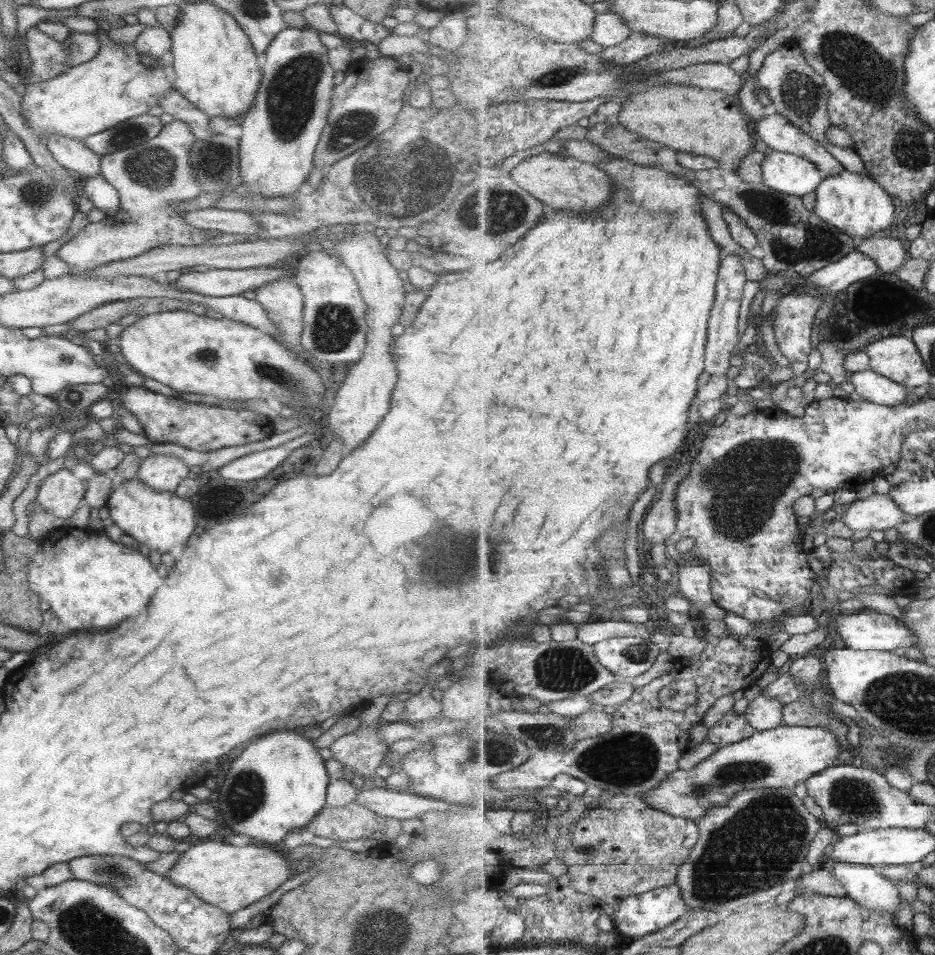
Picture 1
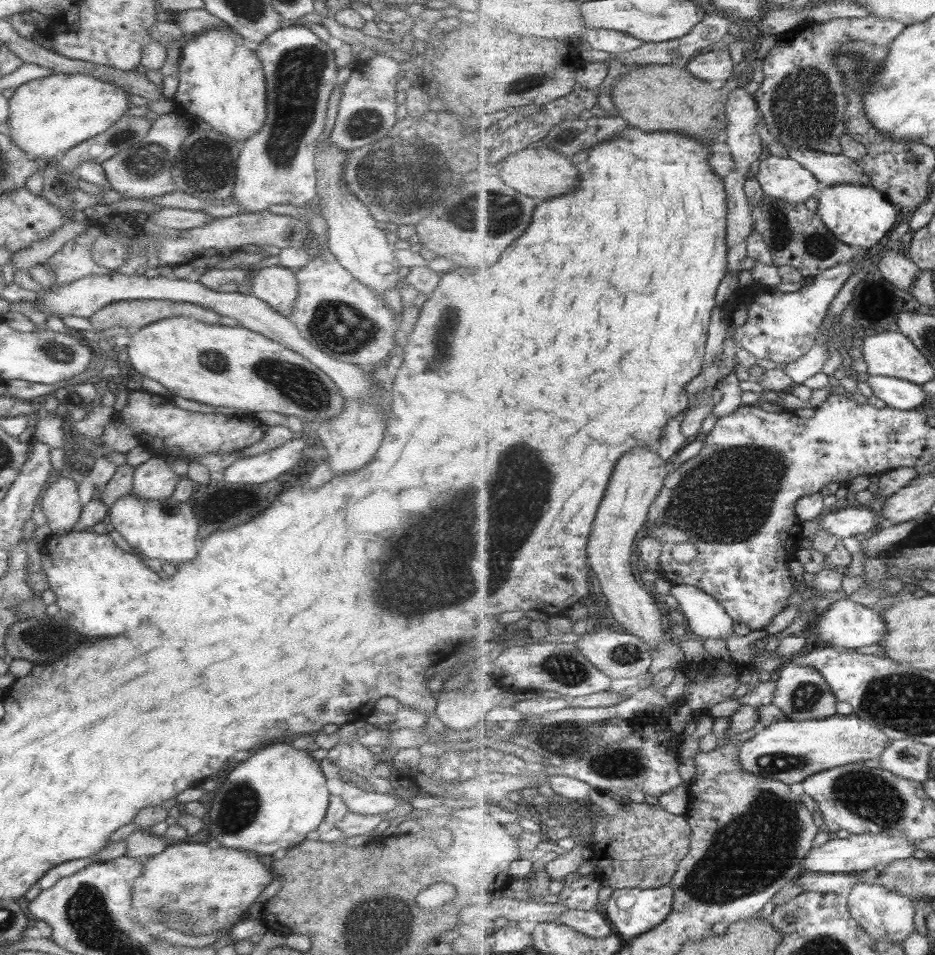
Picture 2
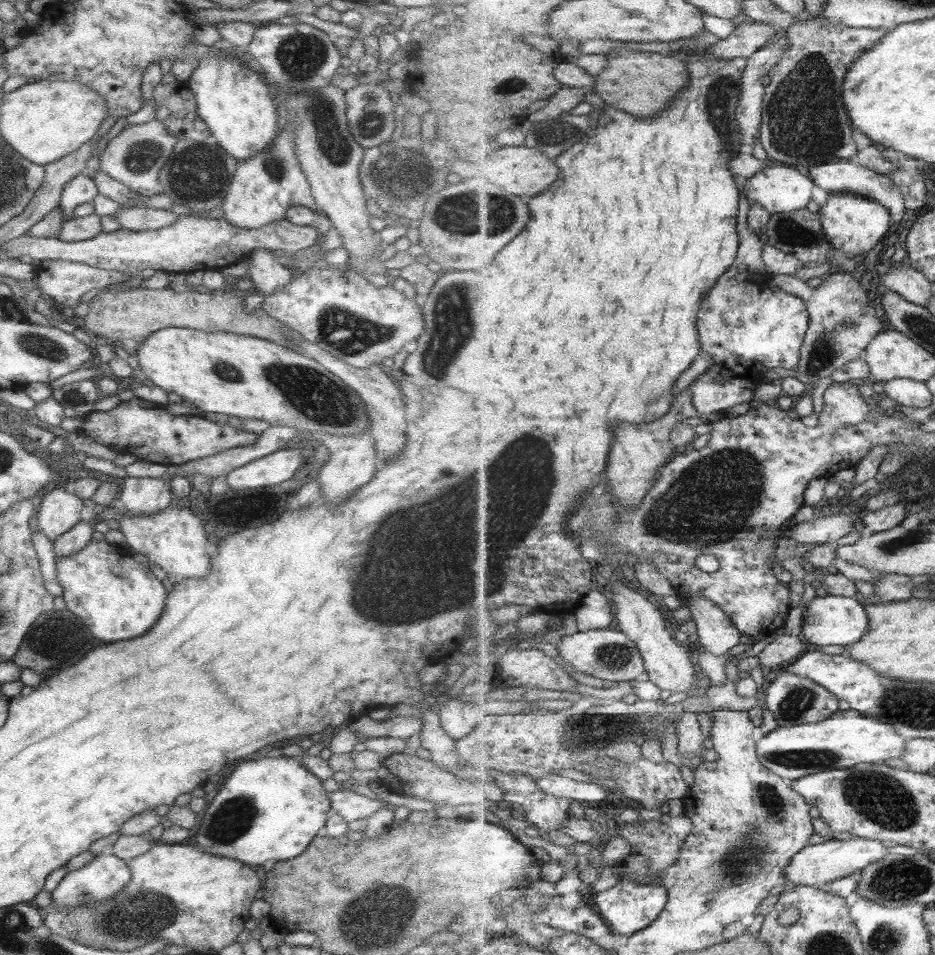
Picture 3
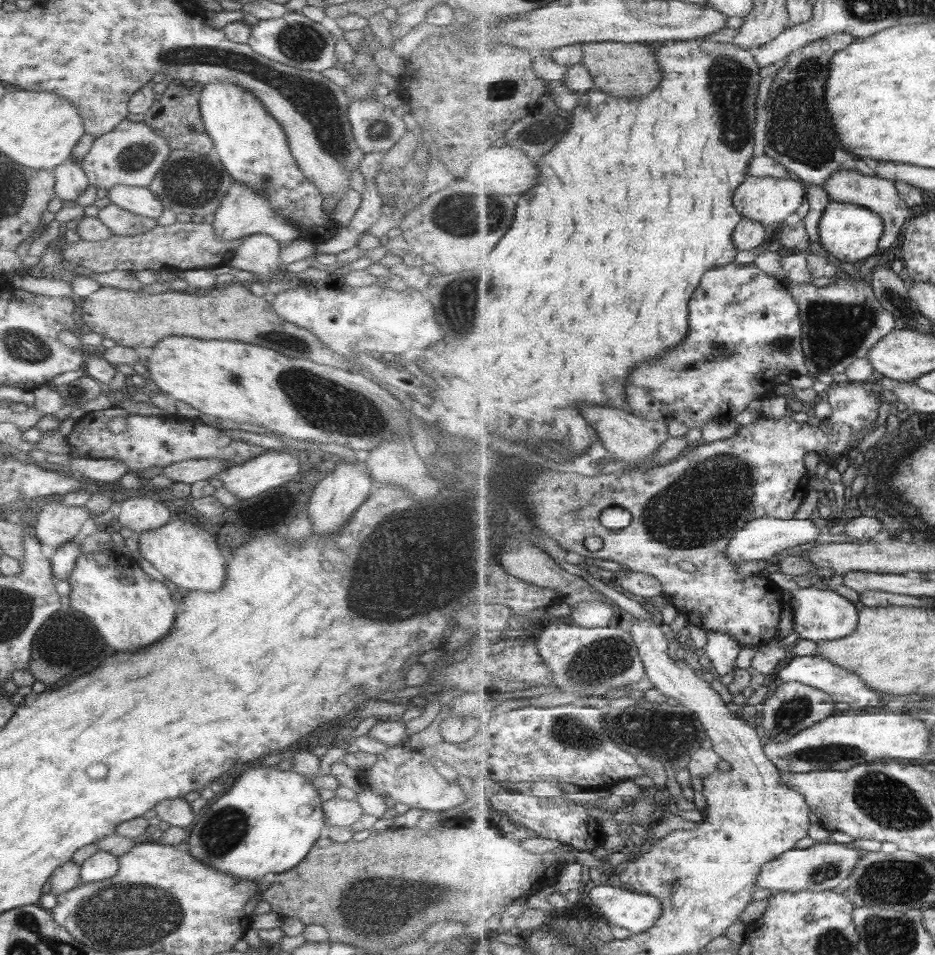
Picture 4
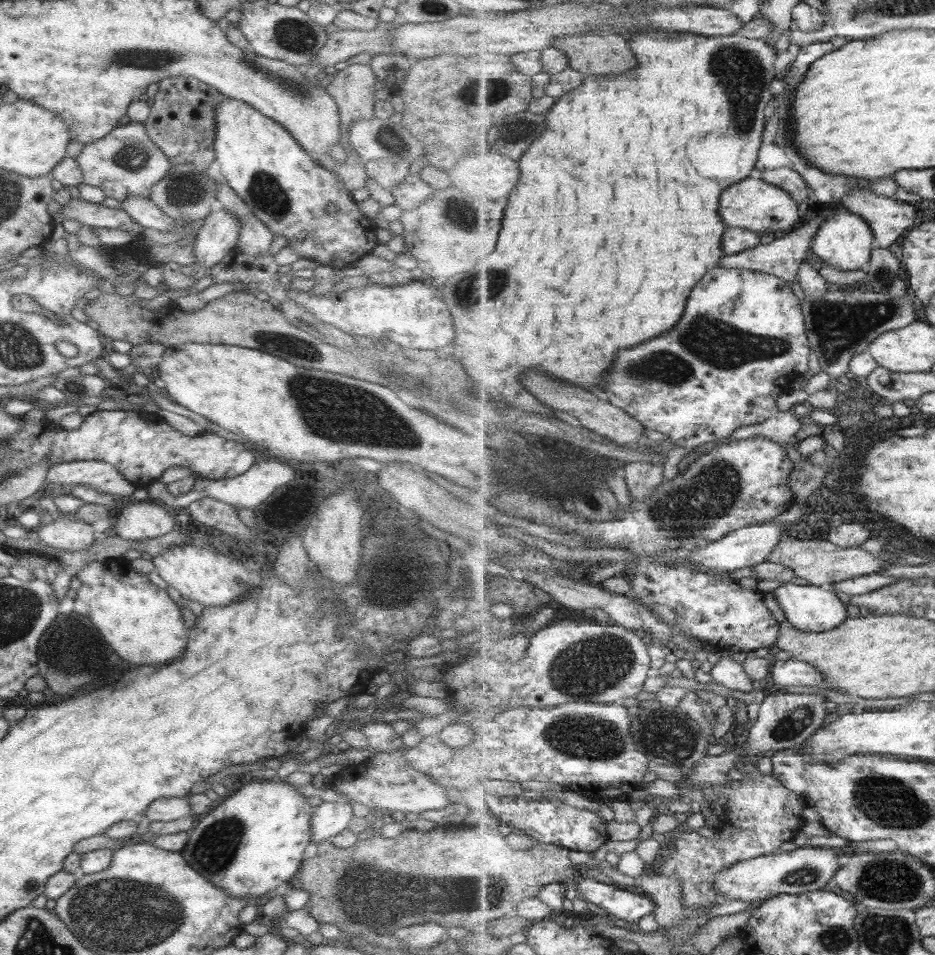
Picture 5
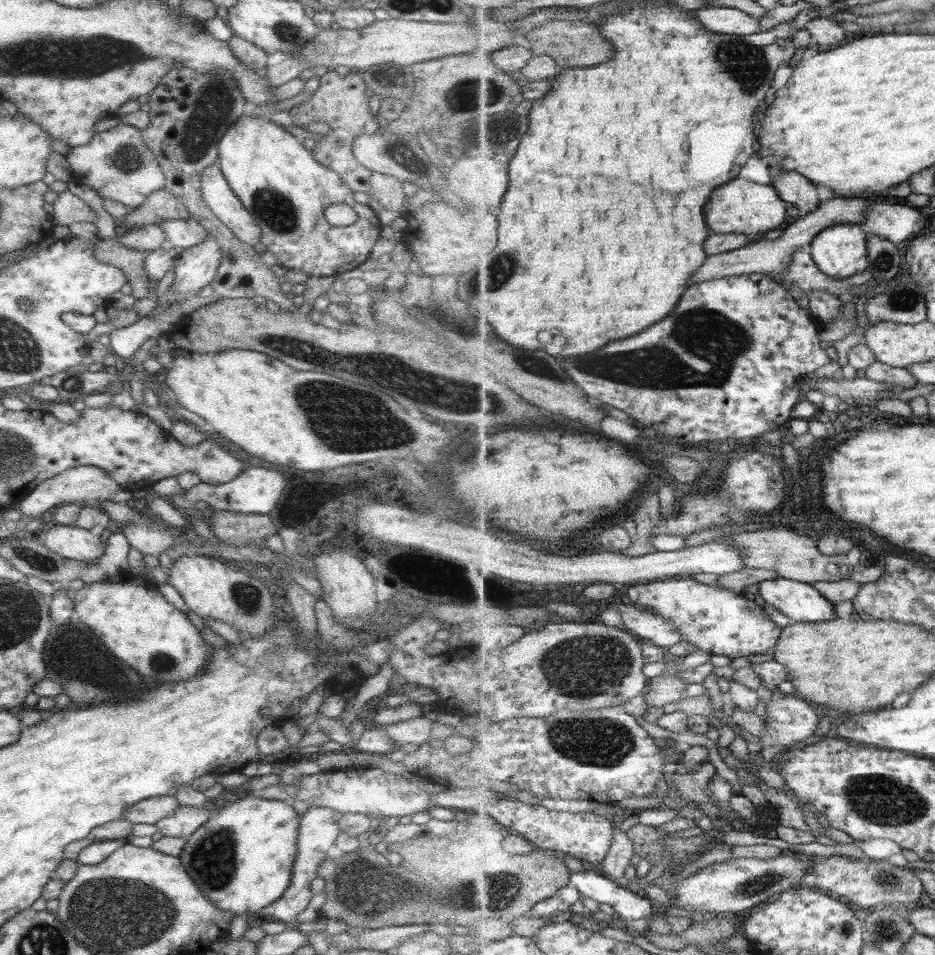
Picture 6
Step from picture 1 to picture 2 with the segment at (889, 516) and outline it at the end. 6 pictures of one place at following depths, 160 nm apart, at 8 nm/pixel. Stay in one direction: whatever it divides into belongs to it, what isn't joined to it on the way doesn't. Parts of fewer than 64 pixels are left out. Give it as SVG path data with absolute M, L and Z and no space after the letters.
M841 505L837 510L823 514L819 518L819 525L841 539L857 534L868 536L878 527L877 513L869 507Z

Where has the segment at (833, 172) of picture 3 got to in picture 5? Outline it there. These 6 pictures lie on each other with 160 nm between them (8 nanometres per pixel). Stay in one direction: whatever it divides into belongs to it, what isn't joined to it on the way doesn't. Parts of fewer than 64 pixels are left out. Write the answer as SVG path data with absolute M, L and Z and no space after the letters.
M854 189L840 201L845 209L862 216L874 232L874 248L889 248L893 246L907 230L917 226L917 207L903 202L896 197L887 198L875 194L874 190Z

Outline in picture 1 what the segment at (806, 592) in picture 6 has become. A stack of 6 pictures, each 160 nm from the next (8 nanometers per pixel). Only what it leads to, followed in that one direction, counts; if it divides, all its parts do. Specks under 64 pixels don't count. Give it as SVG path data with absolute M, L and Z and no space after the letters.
M865 609L850 615L841 613L836 616L834 625L845 646L855 650L894 652L897 648L907 648L916 644L914 632L906 627L903 620L876 610Z

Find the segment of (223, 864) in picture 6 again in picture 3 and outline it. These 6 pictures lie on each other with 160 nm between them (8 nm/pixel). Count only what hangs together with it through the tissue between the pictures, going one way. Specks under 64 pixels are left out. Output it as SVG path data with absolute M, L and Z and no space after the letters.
M273 754L271 758L241 762L233 770L233 774L225 780L215 798L207 804L203 815L199 816L193 840L203 853L229 857L251 868L268 866L293 859L304 852L317 831L326 823L329 811L328 794L324 791L322 782L309 773L298 758Z

